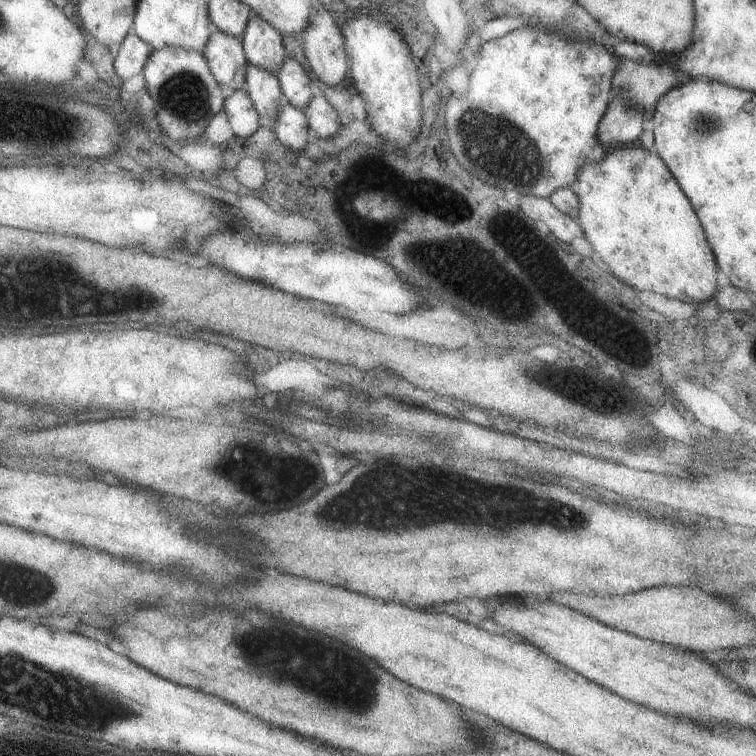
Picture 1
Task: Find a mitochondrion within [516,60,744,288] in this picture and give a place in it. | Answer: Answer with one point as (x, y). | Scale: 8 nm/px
(705, 121)

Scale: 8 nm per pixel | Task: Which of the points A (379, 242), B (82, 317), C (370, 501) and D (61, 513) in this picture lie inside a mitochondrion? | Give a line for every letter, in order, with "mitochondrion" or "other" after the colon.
A: mitochondrion
B: other
C: mitochondrion
D: other

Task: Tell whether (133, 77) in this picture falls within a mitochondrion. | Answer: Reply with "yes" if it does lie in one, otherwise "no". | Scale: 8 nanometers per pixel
no

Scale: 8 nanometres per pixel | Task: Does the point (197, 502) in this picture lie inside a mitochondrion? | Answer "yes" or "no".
no

